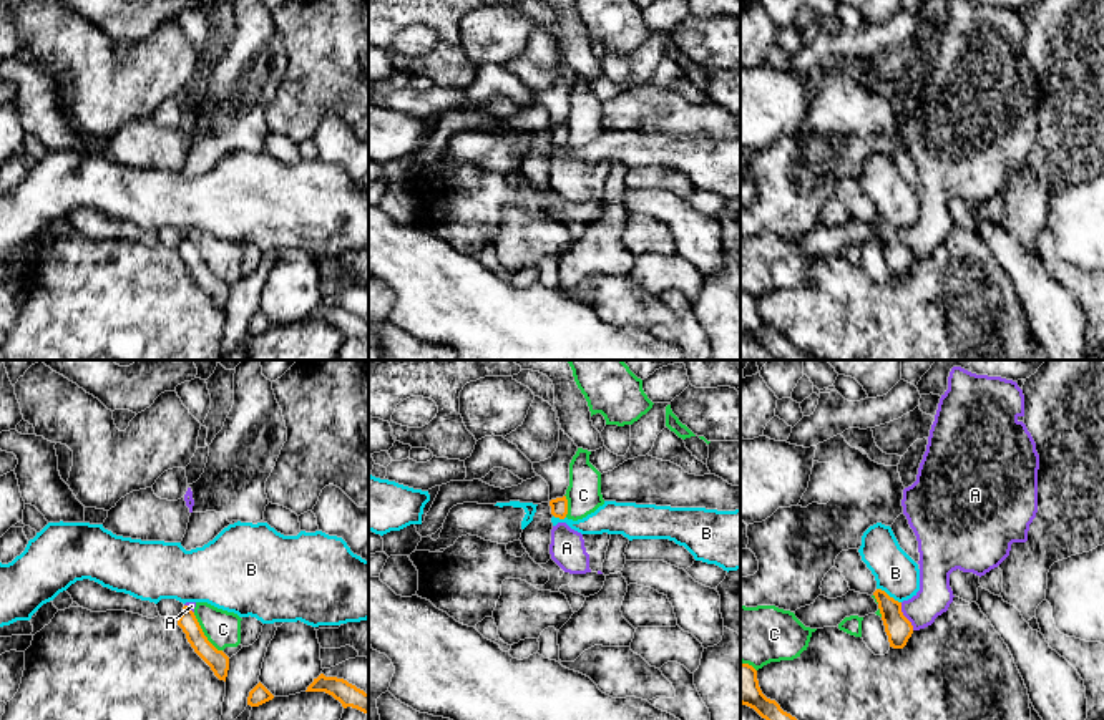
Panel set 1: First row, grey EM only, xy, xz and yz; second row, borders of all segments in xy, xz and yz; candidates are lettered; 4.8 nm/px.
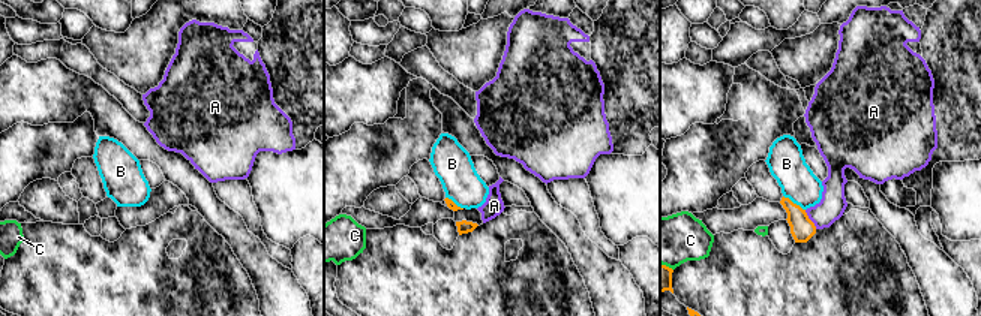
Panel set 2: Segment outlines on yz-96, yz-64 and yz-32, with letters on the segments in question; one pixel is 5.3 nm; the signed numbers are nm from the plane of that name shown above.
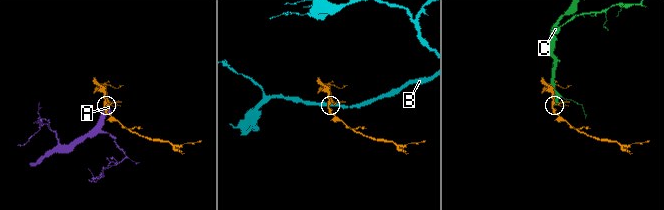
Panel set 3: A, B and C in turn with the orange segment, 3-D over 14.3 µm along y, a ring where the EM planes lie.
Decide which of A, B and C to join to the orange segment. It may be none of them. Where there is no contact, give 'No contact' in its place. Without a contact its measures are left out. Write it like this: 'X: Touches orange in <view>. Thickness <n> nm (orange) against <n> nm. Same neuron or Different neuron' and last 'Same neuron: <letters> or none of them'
A: Touches orange in yz. Thickness 130 nm (orange) against 160 nm. Different neuron
B: Touches orange in yz. Thickness 130 nm (orange) against 200 nm. Different neuron
C: Touches orange in xy. Thickness 100 nm (orange) against 180 nm. Different neuron
Same neuron: none of them

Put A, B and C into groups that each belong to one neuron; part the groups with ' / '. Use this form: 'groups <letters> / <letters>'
groups A C / B

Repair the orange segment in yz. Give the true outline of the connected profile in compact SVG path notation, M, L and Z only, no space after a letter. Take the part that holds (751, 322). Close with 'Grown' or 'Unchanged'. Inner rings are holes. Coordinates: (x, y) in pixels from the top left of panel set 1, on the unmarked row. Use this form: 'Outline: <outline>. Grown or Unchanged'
Outline: M740 290L740 332L754 337L762 347L780 360L818 360L802 353L795 345L784 340L775 328L767 327L757 309L757 299Z. Unchanged

